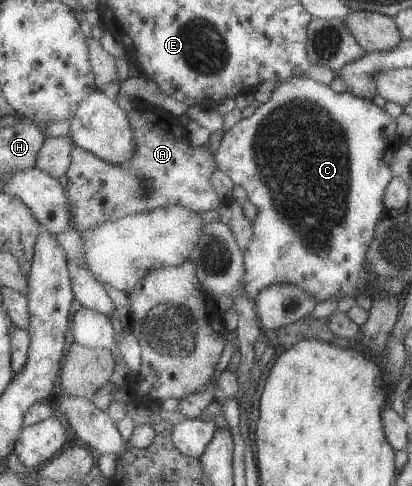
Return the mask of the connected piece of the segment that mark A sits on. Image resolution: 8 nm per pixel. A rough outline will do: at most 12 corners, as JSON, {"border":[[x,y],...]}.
{"border":[[120,97],[136,157],[76,146],[66,187],[76,227],[223,202],[217,152],[184,118]]}

